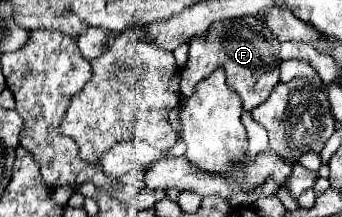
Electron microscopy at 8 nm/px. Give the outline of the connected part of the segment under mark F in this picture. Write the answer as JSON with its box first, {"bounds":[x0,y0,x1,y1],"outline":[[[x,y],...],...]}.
{"bounds":[181,17,279,111],"outline":[[[255,17],[231,19],[213,23],[207,35],[201,35],[189,43],[189,59],[181,69],[181,93],[189,97],[195,85],[207,79],[215,69],[227,71],[227,85],[239,93],[243,107],[251,111],[261,105],[279,83],[279,39]]]}

